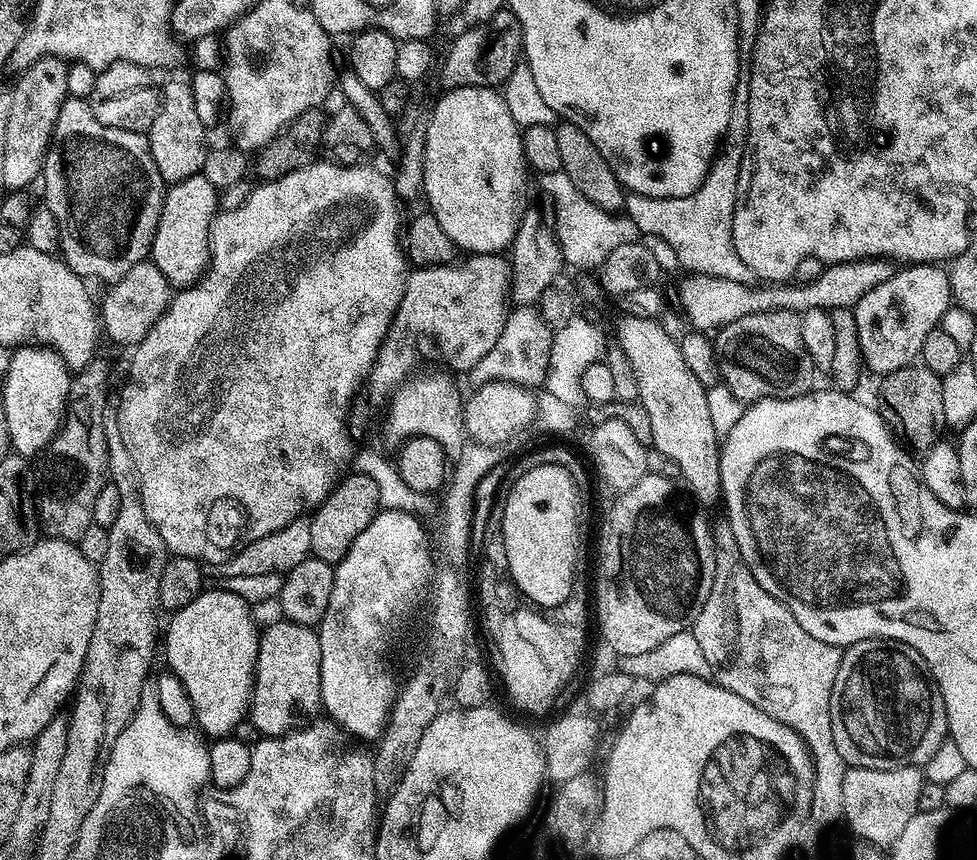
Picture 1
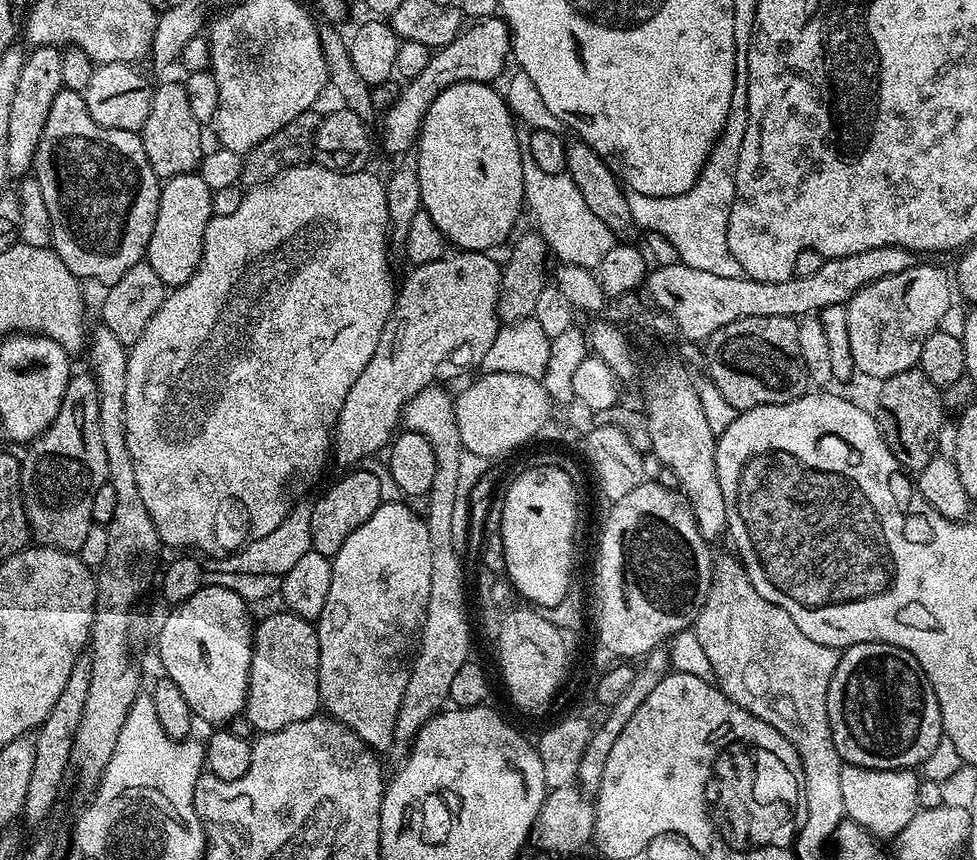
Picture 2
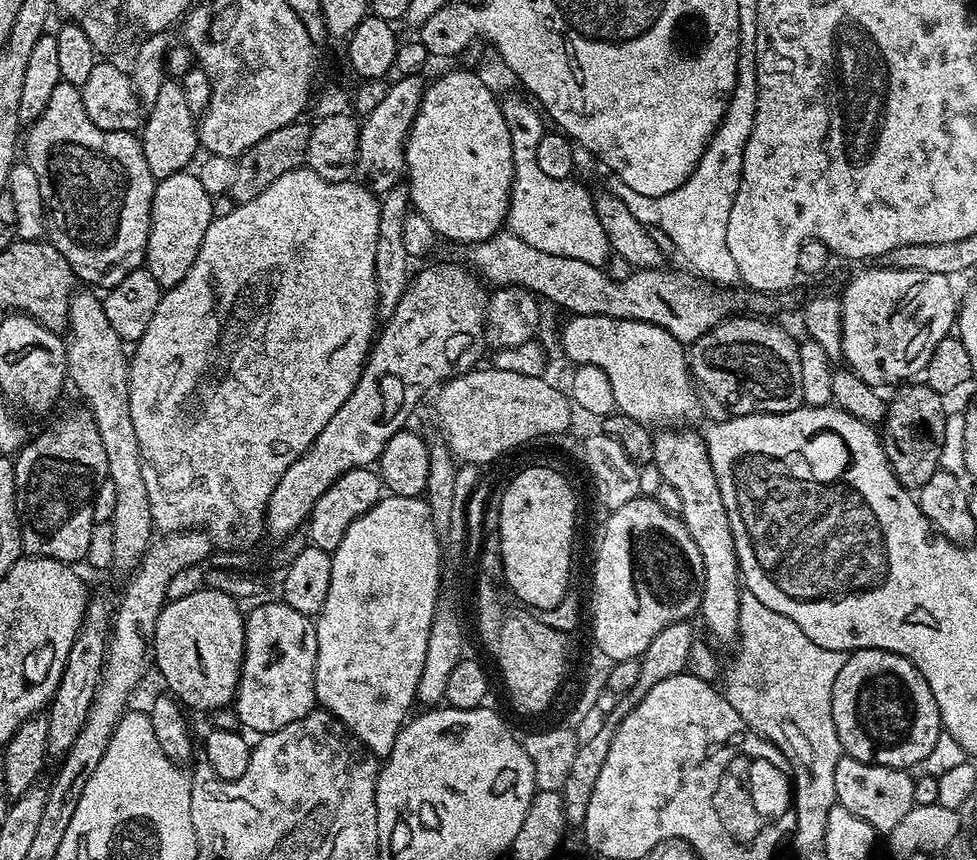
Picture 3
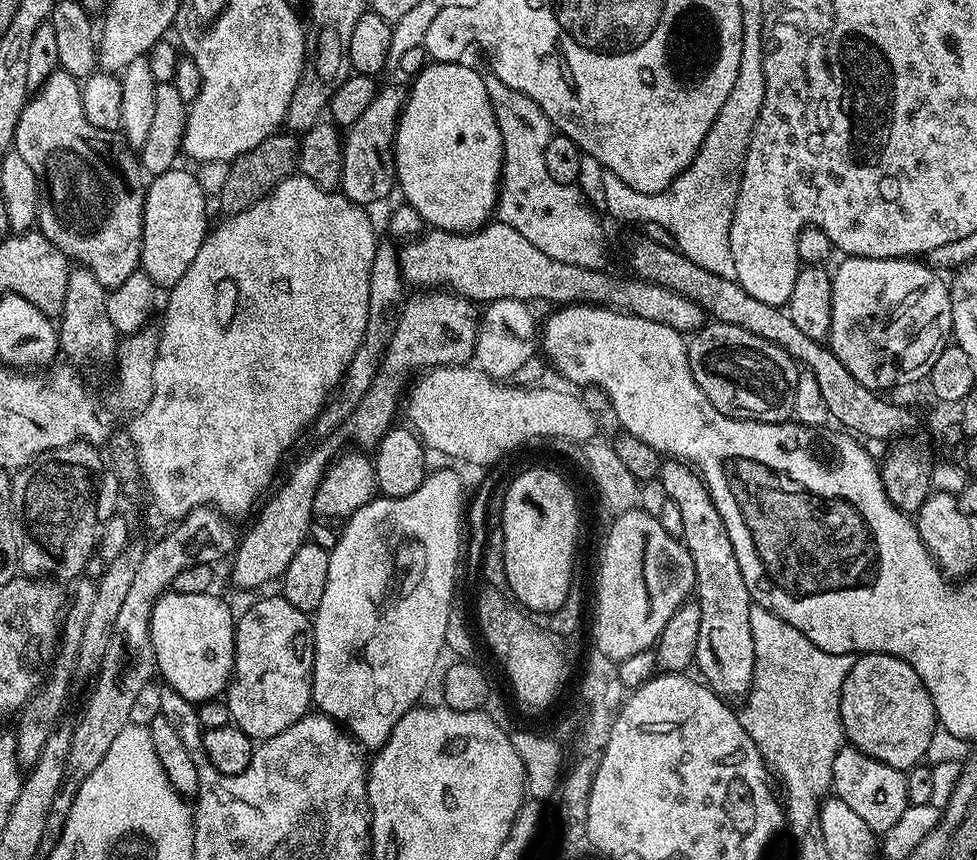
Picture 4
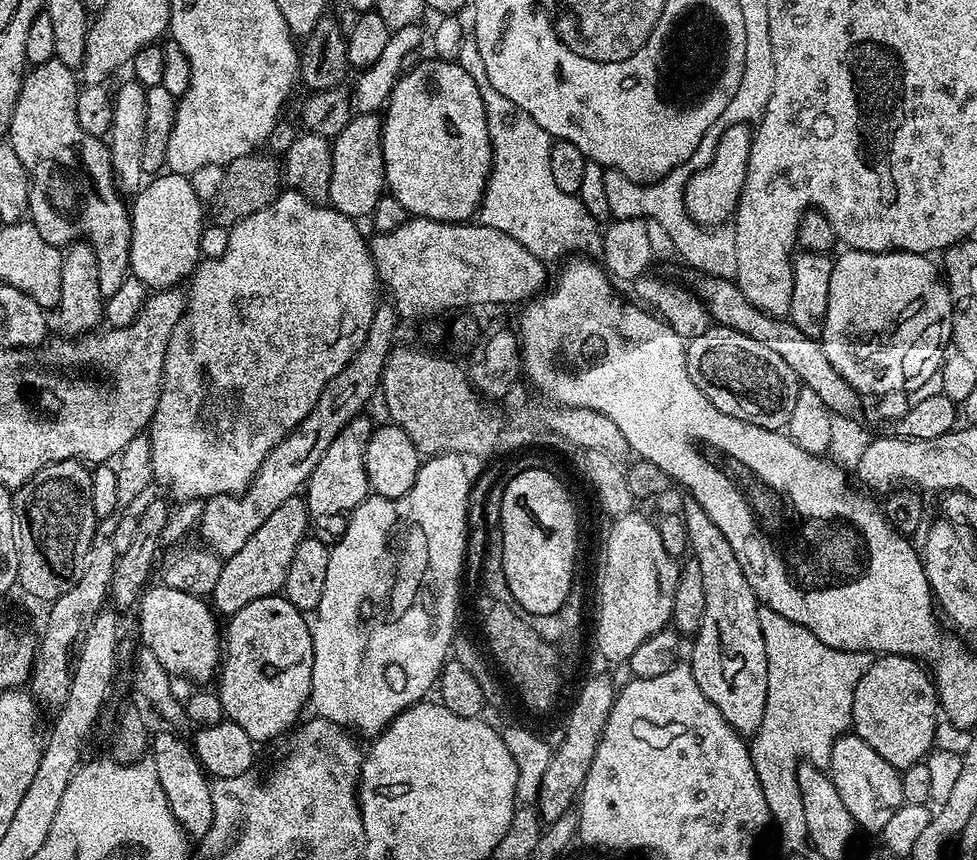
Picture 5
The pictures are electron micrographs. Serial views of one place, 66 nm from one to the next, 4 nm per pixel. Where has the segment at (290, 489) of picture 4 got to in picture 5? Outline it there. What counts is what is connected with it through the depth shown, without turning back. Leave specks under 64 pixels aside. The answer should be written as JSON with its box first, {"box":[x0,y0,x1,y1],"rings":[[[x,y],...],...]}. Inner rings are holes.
{"box":[210,496,309,614],"rings":[[[300,496],[282,502],[282,506],[278,506],[278,510],[274,510],[274,514],[270,514],[270,518],[266,518],[258,530],[254,530],[246,546],[221,563],[218,586],[214,586],[210,597],[213,609],[220,614],[231,614],[242,610],[246,602],[254,602],[254,598],[277,595],[286,582],[286,570],[290,570],[294,550],[298,550],[298,546],[309,535],[308,520],[308,506]]]}

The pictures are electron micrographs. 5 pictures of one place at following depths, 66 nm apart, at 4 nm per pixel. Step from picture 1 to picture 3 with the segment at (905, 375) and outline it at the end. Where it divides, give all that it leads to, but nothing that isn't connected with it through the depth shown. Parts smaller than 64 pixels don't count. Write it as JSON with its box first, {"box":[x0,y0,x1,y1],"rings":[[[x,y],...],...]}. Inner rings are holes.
{"box":[882,382,948,490],"rings":[[[924,382],[909,383],[897,392],[900,393],[893,400],[887,401],[882,421],[882,432],[883,428],[885,432],[882,436],[884,453],[892,463],[892,469],[900,485],[909,490],[919,490],[922,486],[926,486],[926,482],[930,482],[930,478],[934,478],[934,474],[941,467],[944,427],[948,424],[947,418],[944,417],[946,400]]]}

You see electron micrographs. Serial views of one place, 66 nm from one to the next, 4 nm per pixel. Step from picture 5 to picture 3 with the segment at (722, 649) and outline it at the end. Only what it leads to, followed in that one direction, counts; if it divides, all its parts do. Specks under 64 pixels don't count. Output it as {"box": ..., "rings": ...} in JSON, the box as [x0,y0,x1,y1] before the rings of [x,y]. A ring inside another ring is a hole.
{"box":[652,430,742,637],"rings":[[[668,430],[655,433],[652,464],[660,471],[659,479],[672,486],[681,498],[682,508],[678,515],[686,530],[690,530],[690,538],[694,538],[698,554],[702,554],[704,593],[699,615],[704,616],[710,635],[735,637],[742,591],[740,560],[736,556],[734,530],[730,530],[730,514],[726,514],[726,506],[722,506],[722,490],[718,490],[718,478],[714,478],[714,470],[710,466],[708,447],[704,445],[701,433],[664,431]]]}

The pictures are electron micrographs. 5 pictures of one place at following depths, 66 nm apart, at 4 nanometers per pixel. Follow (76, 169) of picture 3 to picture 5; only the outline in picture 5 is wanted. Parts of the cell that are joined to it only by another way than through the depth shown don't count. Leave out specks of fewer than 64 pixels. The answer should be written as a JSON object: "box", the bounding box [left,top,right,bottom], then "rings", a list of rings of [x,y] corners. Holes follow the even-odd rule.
{"box":[6,58,132,298],"rings":[[[55,58],[35,65],[22,82],[6,140],[12,145],[14,154],[18,154],[22,166],[26,166],[31,224],[46,242],[57,246],[87,240],[98,258],[100,293],[107,298],[130,275],[128,255],[132,218],[126,200],[124,204],[123,198],[116,193],[117,181],[112,171],[109,145],[78,126],[77,91],[78,76],[70,66]]]}

